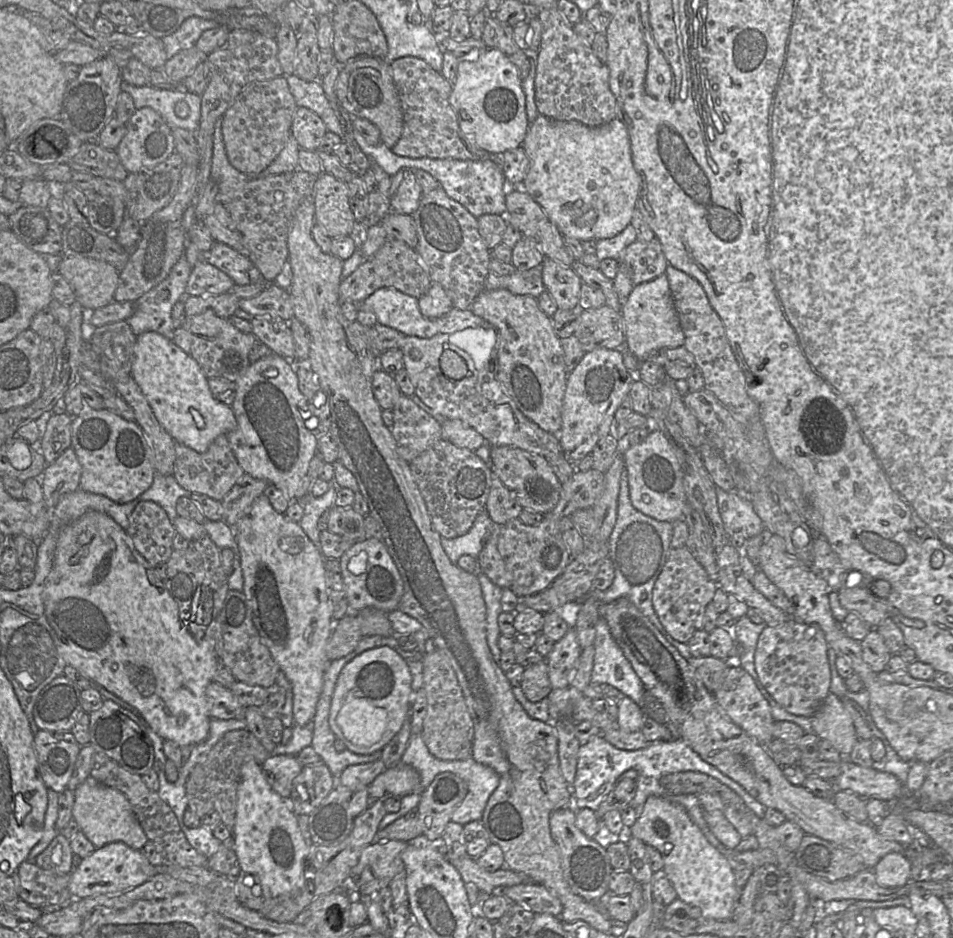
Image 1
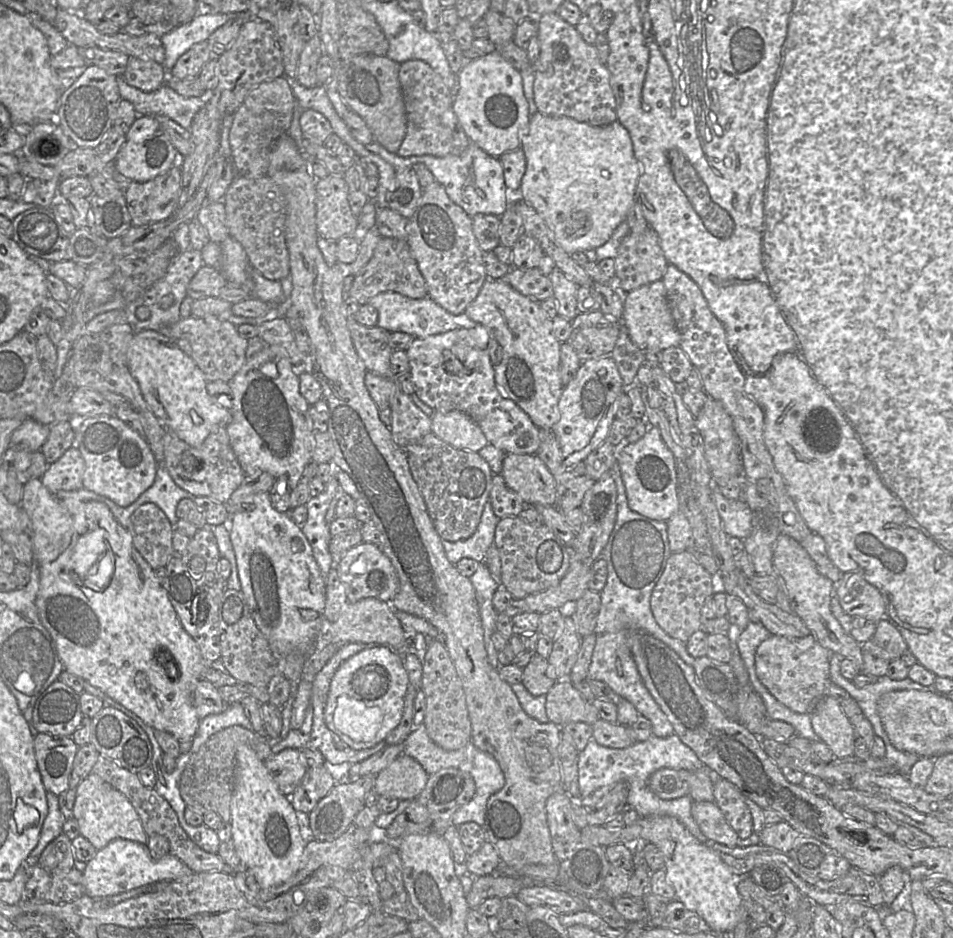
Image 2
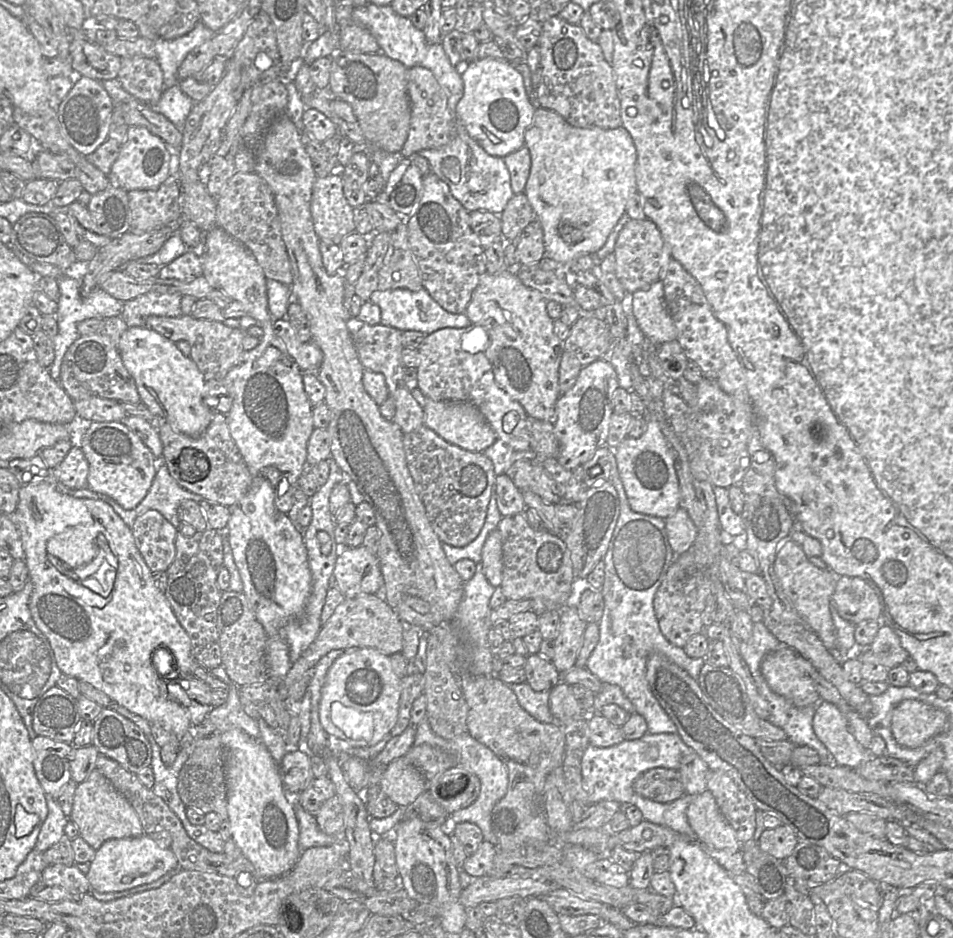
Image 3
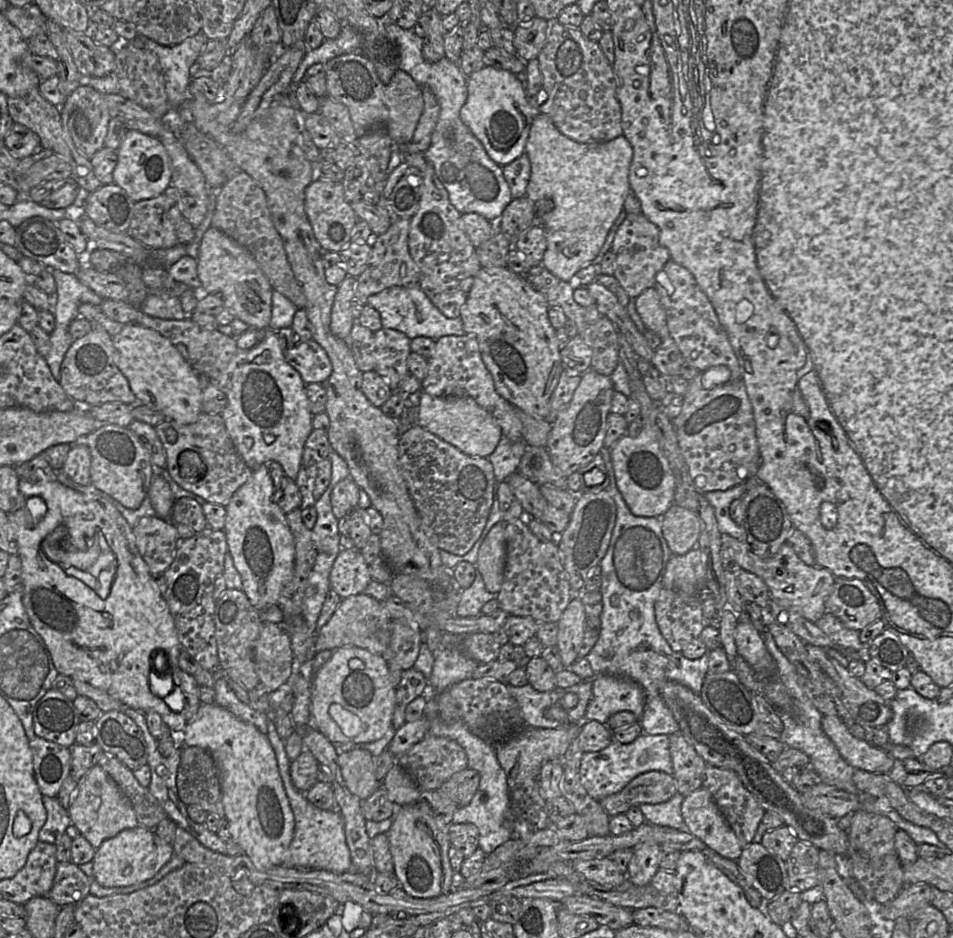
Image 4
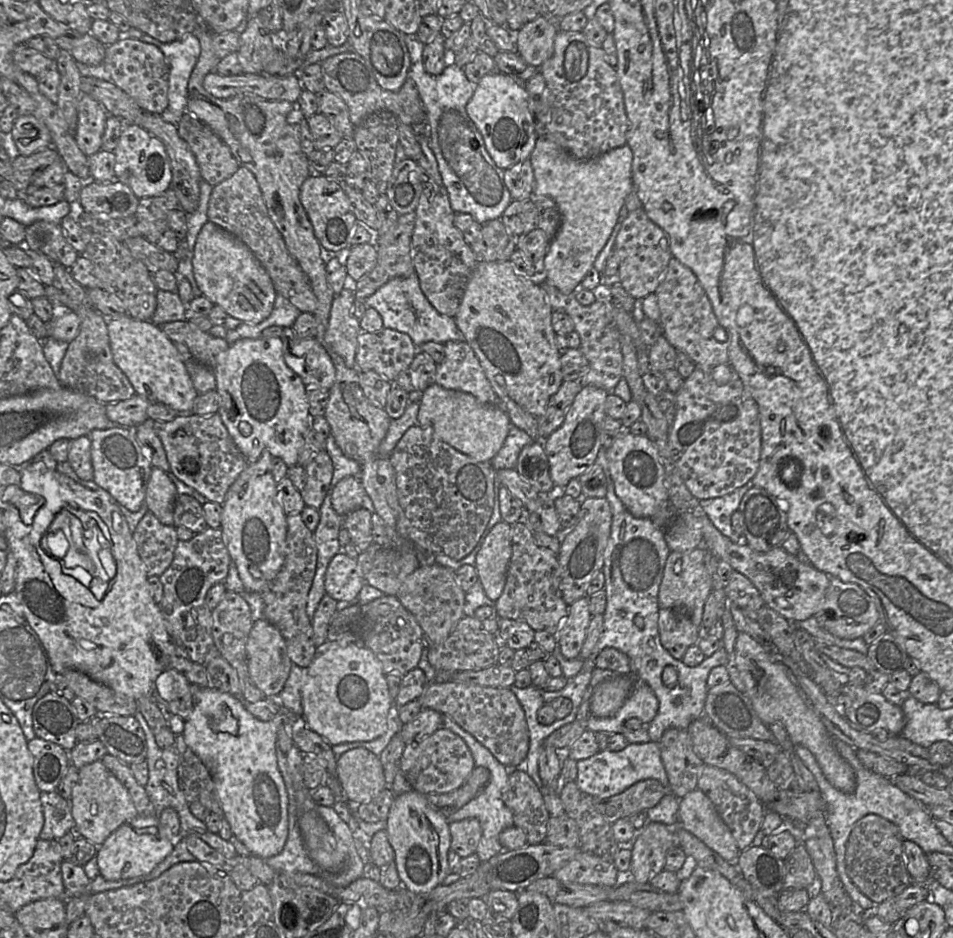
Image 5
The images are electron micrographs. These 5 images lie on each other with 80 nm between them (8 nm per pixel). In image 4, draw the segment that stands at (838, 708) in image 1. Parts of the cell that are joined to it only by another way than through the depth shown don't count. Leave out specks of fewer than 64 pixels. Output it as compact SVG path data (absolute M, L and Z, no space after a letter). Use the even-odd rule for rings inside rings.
M824 715L821 727L841 757L855 769L887 774L894 760L882 749L854 737L847 725L836 715Z

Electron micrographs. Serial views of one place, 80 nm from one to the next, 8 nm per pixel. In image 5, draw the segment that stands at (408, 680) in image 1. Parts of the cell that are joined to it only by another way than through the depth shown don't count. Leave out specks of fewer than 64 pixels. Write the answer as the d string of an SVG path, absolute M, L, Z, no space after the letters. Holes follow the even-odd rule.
M326 641L318 647L318 654L307 667L301 695L302 716L331 745L372 741L385 733L388 717L394 714L382 664L361 642Z

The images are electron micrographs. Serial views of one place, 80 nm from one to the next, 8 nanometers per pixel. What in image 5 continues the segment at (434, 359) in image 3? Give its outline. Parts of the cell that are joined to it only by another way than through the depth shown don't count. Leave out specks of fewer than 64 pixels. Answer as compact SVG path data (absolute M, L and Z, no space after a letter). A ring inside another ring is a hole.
M448 341L444 349L445 357L437 364L435 384L469 393L483 404L499 407L500 398L494 392L470 345L466 341Z

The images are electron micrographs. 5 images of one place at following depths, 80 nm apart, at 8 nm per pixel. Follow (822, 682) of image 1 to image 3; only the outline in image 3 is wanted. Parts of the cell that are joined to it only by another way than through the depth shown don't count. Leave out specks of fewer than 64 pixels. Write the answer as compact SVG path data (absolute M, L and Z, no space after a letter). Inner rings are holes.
M788 646L766 655L761 664L761 673L770 689L796 707L823 701L814 685L815 671L807 659Z

